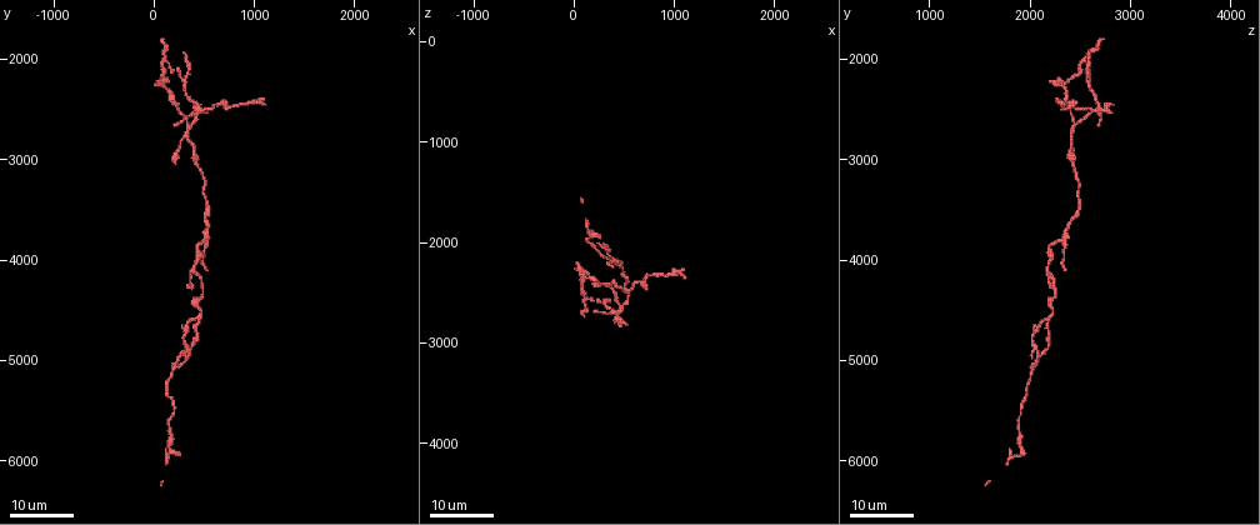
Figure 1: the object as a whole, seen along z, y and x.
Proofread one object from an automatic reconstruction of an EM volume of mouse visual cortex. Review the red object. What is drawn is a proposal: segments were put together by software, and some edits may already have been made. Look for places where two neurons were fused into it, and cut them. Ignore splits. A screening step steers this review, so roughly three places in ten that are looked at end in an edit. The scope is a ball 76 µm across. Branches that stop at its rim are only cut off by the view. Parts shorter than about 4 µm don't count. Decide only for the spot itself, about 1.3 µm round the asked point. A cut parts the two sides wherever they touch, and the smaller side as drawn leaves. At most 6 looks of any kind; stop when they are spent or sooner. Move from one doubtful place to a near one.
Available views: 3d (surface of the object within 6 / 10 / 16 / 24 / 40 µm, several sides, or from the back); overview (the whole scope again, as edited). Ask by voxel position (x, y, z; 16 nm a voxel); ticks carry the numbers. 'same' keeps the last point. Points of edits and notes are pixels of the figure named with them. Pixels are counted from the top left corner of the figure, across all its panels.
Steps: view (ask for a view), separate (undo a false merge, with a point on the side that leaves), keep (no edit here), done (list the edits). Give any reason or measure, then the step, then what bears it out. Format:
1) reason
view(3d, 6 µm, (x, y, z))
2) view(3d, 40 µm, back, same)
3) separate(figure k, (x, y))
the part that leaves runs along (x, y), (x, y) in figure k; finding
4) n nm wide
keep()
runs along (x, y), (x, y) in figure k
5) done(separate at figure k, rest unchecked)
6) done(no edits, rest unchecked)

two arms in line, one across
view(3d, 16 µm, (420, 4600, 2200))

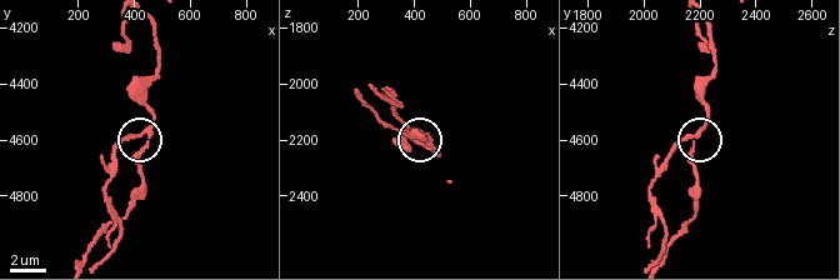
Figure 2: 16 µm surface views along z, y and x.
closer look
view(3d, 6 µm, same)

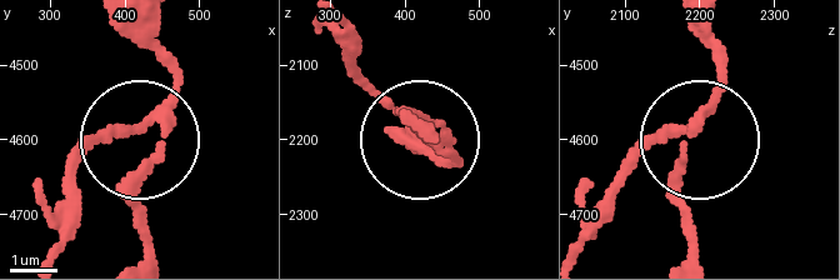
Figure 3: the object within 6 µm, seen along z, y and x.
separate(figure 3, (110, 143))
the part that leaves runs along (150, 115), (75, 175), (55, 259) in figure 3; a second neuron is stuck on

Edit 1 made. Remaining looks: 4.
view(overview)

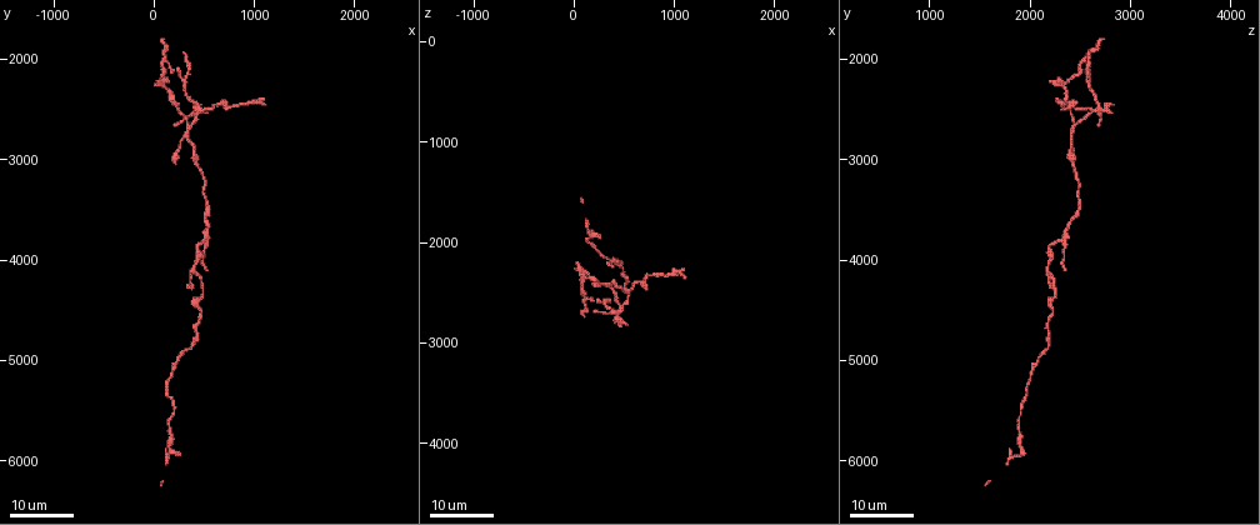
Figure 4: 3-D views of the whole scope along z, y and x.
three arms meet
view(3d, 24 µm, (320, 2760, 2420))

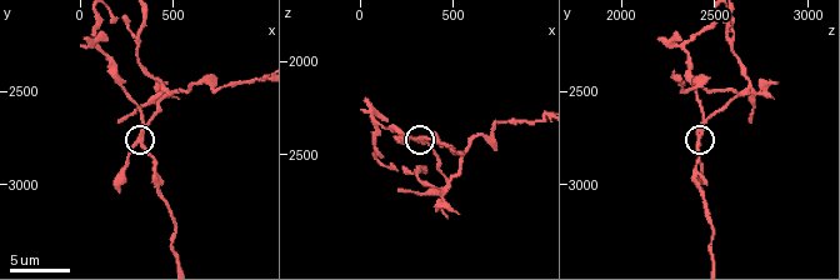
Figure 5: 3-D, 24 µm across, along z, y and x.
closer look
view(3d, 10 µm, (300, 2780, 2420))

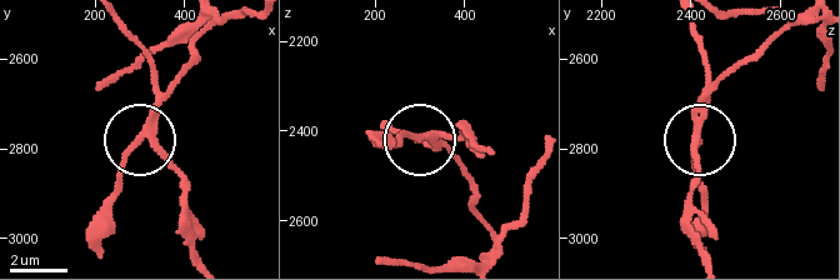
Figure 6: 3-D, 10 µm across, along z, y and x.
side arm 5 µm
separate(figure 6, (125, 150))
the part that leaves runs along (153, 114), (185, 75), (190, 49), (224, 20) in figure 6; two neurons meet here

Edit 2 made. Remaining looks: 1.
thin neck
view(3d, 6 µm, (140, 2300, 2360))

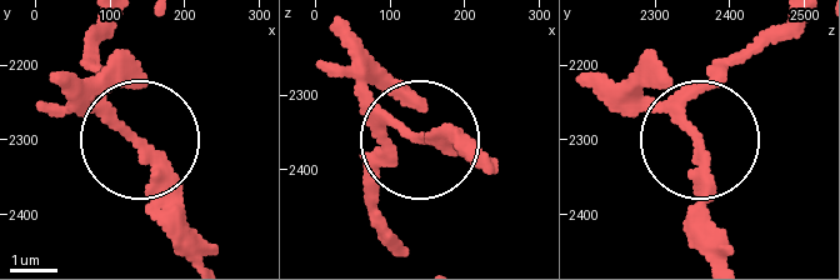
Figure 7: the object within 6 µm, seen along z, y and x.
keep()
runs along (208, 256), (180, 184), (125, 125), (93, 56) in figure 7; one neuron here

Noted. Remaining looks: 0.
done(separate at figure 3, separate at figure 6, rest unchecked)

